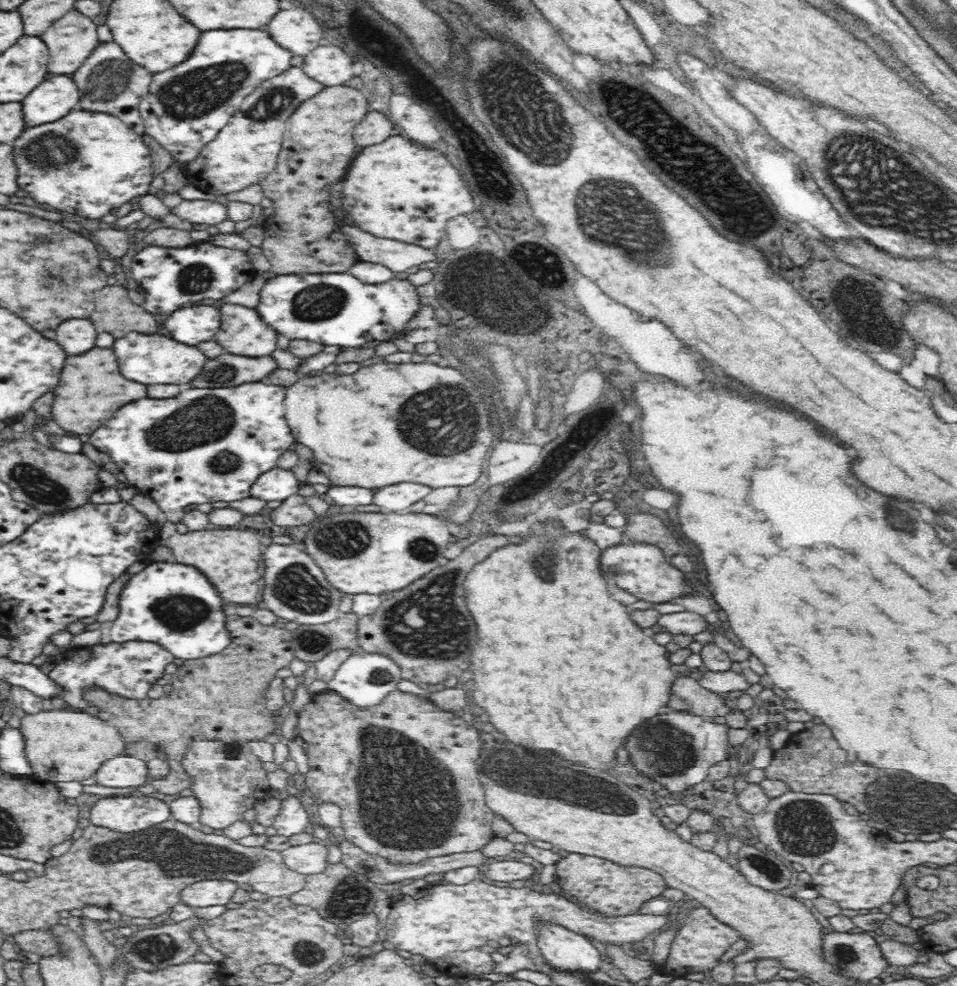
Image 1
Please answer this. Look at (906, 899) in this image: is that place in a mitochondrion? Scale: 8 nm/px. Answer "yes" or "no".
no

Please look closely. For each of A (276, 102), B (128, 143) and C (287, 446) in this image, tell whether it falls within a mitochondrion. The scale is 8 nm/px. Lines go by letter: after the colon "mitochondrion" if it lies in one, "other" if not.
A: mitochondrion
B: other
C: other

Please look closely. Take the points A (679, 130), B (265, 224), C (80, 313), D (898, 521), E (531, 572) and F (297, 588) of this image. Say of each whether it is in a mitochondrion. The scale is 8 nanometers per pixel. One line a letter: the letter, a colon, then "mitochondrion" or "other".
A: mitochondrion
B: other
C: other
D: mitochondrion
E: mitochondrion
F: mitochondrion

